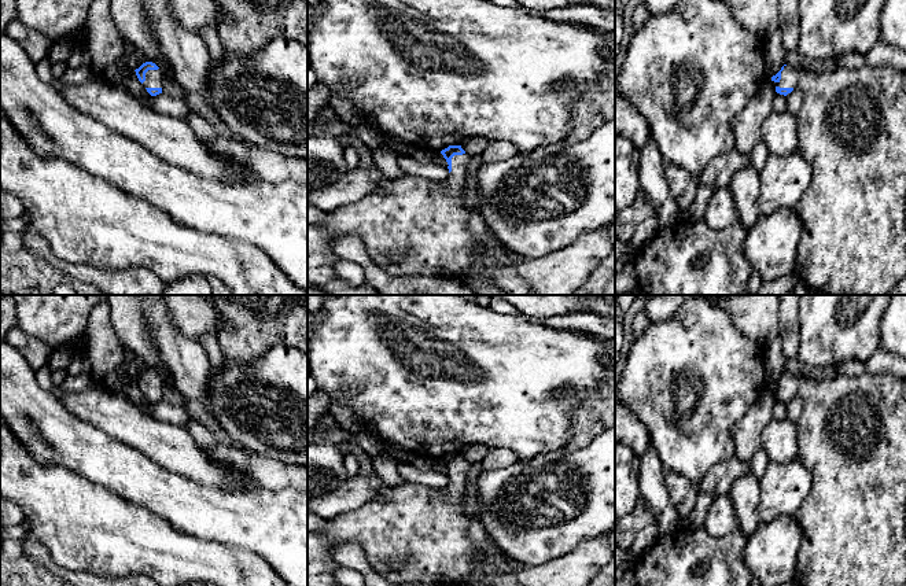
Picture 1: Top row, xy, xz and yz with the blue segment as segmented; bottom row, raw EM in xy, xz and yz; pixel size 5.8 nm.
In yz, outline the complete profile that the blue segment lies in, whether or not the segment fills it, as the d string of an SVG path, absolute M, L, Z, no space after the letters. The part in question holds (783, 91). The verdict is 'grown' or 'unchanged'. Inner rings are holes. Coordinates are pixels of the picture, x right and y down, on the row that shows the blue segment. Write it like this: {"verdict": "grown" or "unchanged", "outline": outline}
{"verdict": "grown", "outline": "M787 65L771 77L776 92L787 96L795 88L803 91L803 104L798 113L798 151L811 166L811 181L802 195L795 211L803 222L803 233L798 244L795 273L810 290L821 295L887 295L906 274L906 73L892 67L862 66L861 69L836 67L833 71L814 73L798 70Z"}

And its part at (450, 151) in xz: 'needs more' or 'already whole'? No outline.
needs more

